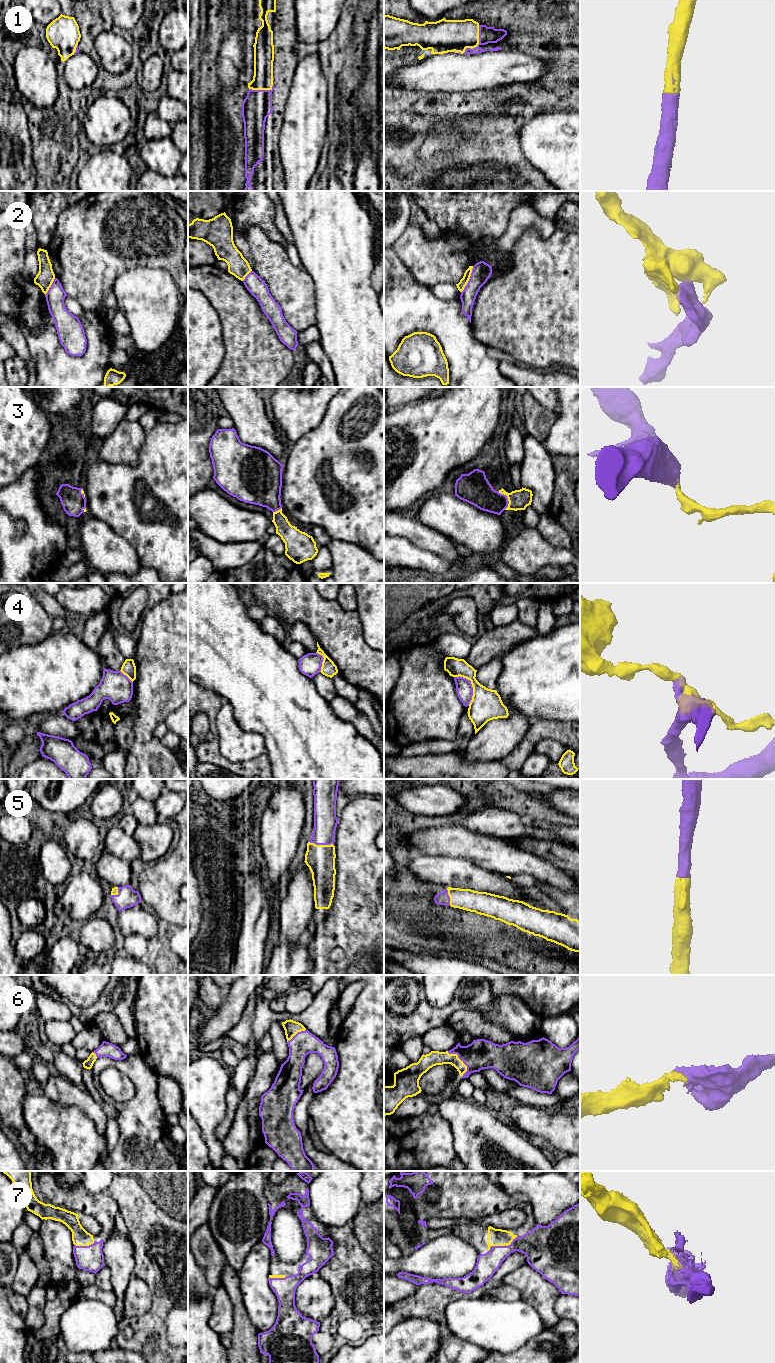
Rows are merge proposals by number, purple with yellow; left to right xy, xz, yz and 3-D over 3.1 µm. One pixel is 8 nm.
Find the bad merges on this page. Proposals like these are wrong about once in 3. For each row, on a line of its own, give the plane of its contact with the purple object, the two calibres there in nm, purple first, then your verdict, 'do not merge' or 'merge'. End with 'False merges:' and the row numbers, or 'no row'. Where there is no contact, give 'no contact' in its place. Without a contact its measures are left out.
1: contact in yz; calibres 130 and 260 nm; merge
2: contact in yz; calibres 160 and 70 nm; do not merge
3: contact in yz; calibres 220 and 160 nm; merge
4: contact in yz; calibres 130 and 260 nm; do not merge
5: contact in xz; calibres 190 and 240 nm; merge
6: contact in yz; calibres 240 and 120 nm; merge
7: contact in yz; calibres 200 and 140 nm; merge
False merges: 2, 4

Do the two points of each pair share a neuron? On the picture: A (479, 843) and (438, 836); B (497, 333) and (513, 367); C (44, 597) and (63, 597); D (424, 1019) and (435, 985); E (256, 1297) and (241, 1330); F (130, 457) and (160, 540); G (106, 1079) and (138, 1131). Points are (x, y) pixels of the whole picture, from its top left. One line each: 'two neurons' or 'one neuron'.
A: one neuron
B: two neurons
C: two neurons
D: two neurons
E: two neurons
F: two neurons
G: two neurons

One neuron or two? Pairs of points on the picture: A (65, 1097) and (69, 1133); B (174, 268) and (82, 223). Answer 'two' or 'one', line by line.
A: two
B: one

